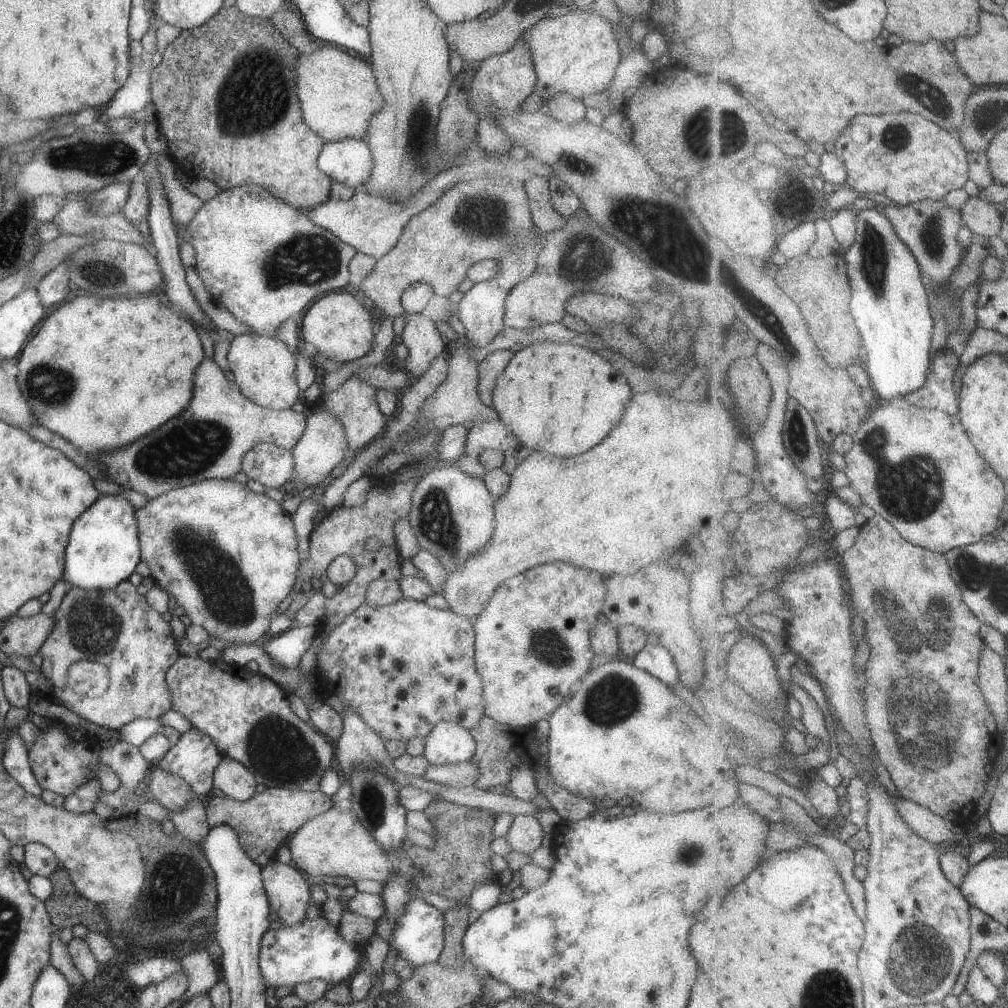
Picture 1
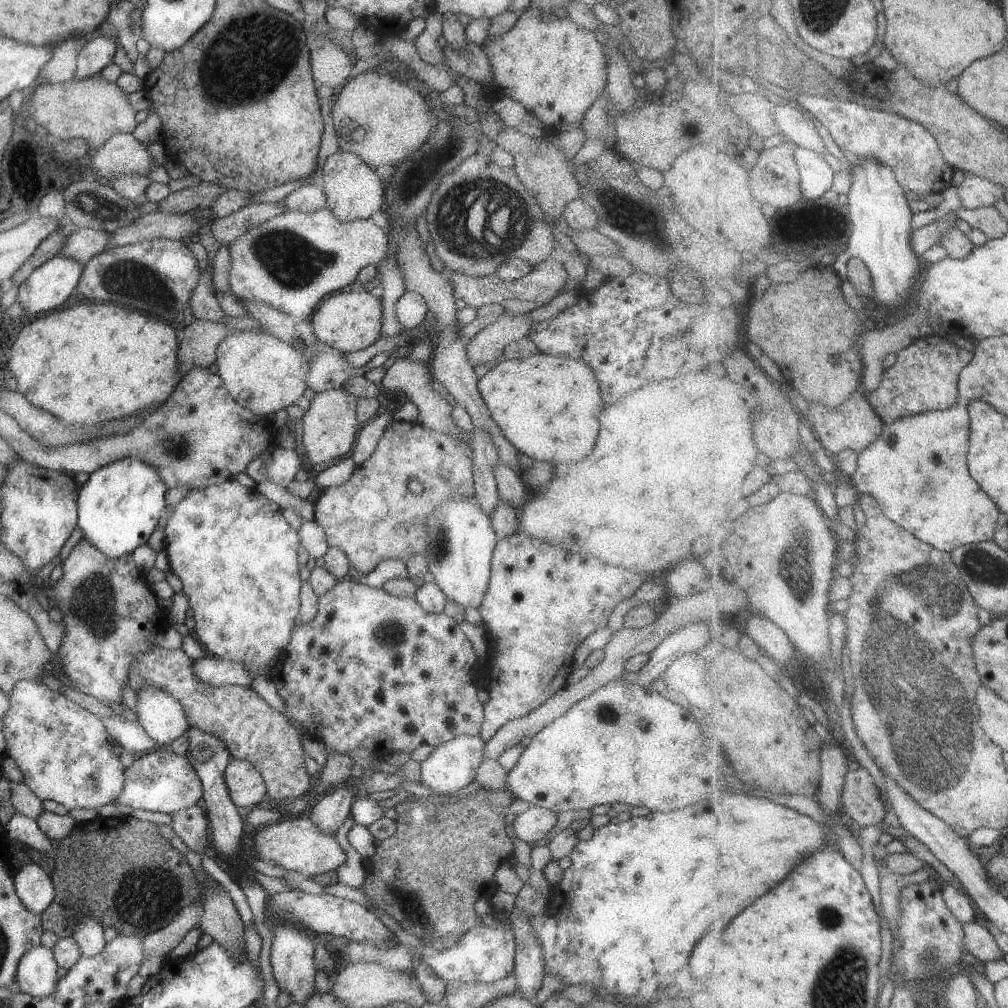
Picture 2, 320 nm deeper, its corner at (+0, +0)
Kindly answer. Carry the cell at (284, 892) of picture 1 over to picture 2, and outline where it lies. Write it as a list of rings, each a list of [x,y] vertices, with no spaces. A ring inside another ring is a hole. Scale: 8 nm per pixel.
[[[279,921],[270,946],[270,965],[280,991],[289,994],[291,1002],[305,1002],[314,992],[313,976],[316,968],[312,961],[314,946],[303,934],[303,929],[286,921]]]

